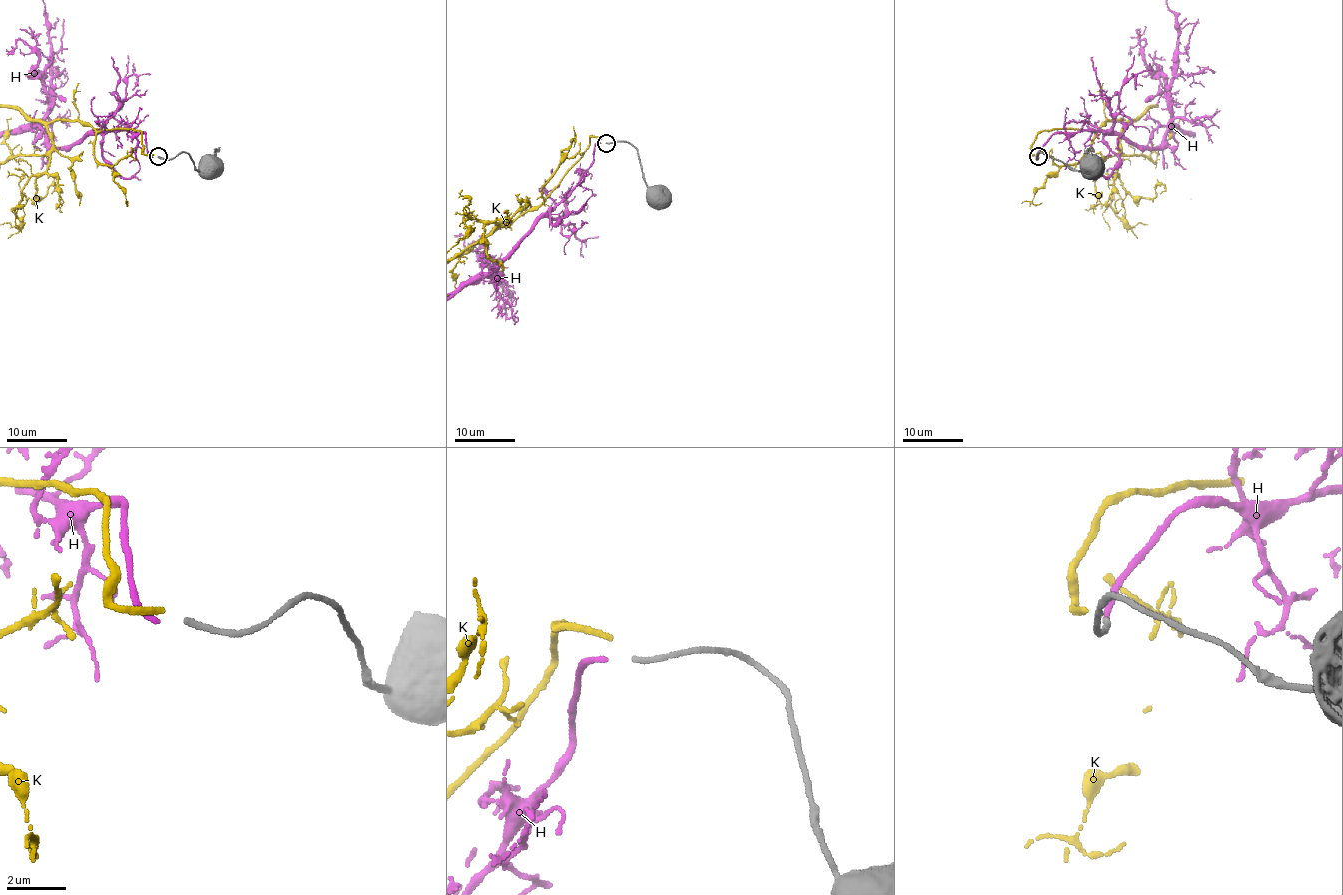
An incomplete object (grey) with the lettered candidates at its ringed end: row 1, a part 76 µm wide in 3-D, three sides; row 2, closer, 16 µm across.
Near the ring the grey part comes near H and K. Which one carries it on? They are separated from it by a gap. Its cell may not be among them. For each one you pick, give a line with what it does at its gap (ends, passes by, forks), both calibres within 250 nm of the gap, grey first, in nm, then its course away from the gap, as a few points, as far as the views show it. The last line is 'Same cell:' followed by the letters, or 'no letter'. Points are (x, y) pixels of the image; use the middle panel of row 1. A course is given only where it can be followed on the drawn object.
H: it ends | 200/180 nm
Same cell: H

